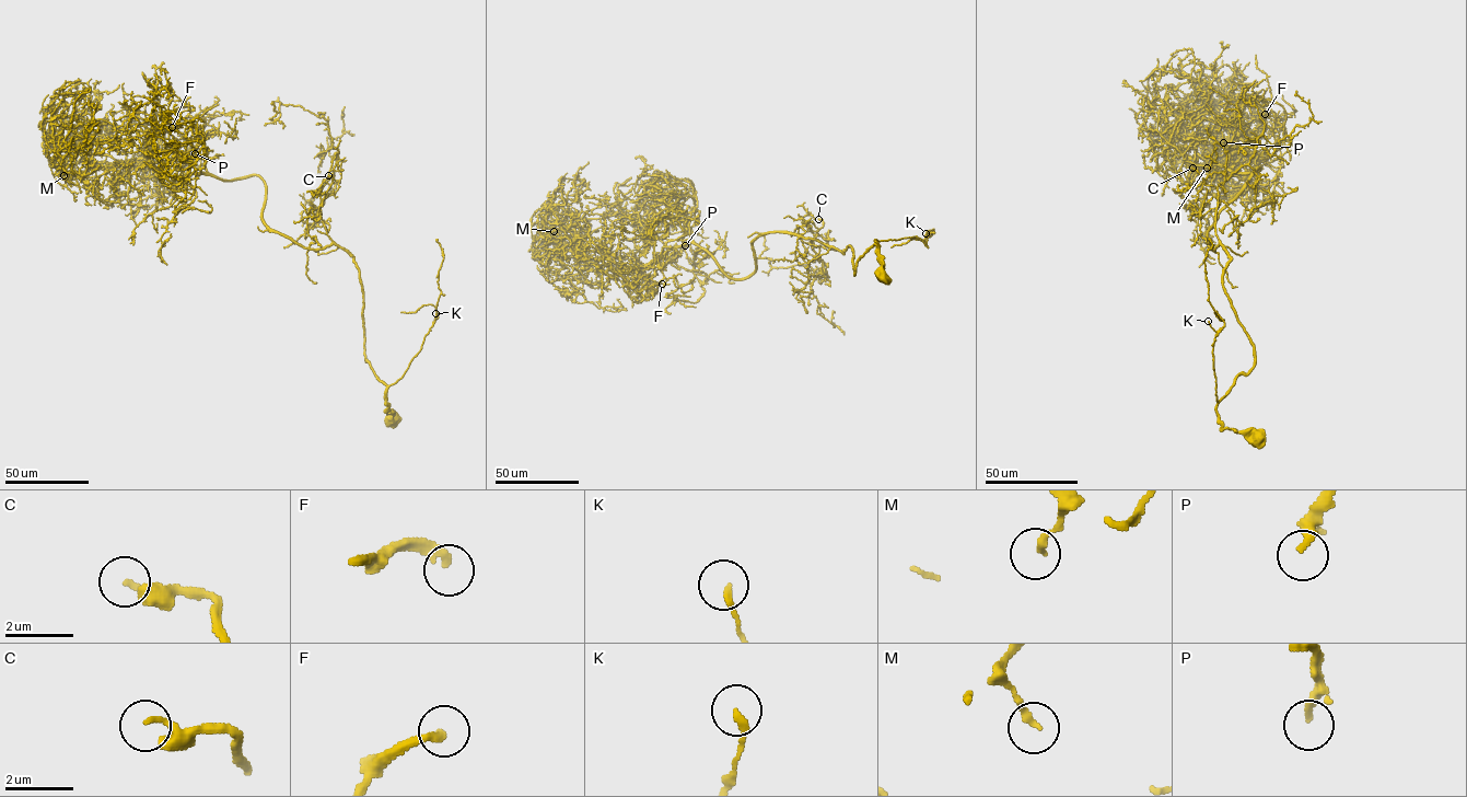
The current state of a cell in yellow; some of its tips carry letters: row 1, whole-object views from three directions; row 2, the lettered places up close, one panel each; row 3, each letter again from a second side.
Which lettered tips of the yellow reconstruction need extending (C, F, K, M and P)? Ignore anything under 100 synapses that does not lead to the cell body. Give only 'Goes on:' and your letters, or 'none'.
Goes on: C, F

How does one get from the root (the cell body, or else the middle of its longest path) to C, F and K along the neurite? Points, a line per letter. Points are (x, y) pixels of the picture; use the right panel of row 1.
C: (1258, 437), (1223, 428), (1217, 408), (1255, 351), (1223, 286), (1231, 258), (1215, 233), (1218, 189), (1192, 168)
F: (1258, 437), (1217, 408), (1255, 351), (1207, 232), (1259, 169), (1219, 165), (1265, 114)
K: (1258, 437), (1253, 432), (1222, 427), (1217, 408), (1212, 354), (1217, 332), (1208, 321)

